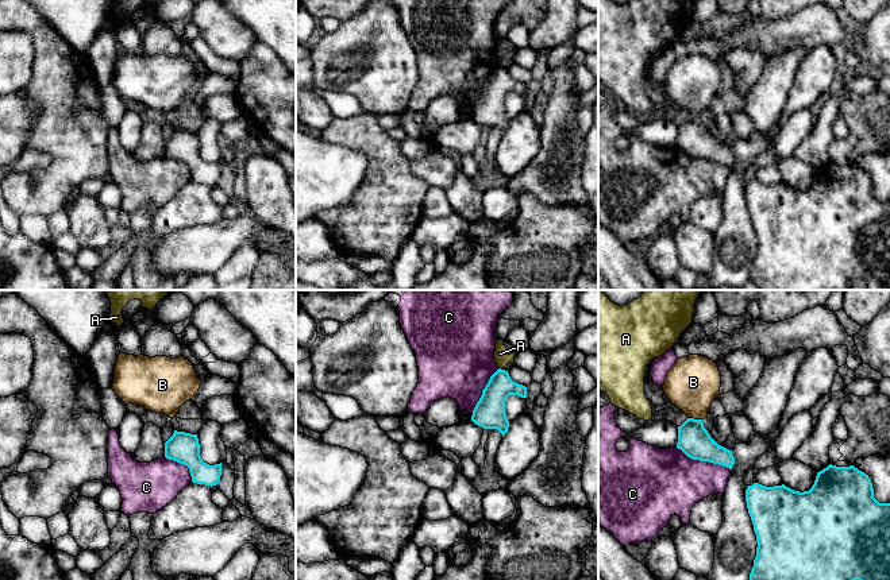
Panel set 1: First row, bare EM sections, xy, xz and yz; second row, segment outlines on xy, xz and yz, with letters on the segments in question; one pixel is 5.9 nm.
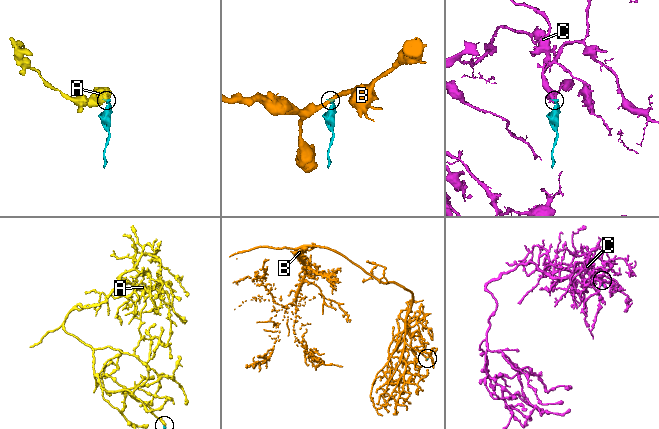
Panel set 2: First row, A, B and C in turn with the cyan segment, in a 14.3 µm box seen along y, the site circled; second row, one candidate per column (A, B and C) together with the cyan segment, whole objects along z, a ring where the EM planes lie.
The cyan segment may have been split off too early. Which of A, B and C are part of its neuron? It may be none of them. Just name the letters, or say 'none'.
none

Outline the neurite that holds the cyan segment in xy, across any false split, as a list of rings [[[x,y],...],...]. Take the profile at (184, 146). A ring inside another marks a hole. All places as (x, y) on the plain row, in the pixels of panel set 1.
[[[174,128],[165,140],[165,155],[186,163],[193,181],[212,185],[220,178],[221,161],[209,163],[203,159],[197,132]]]

